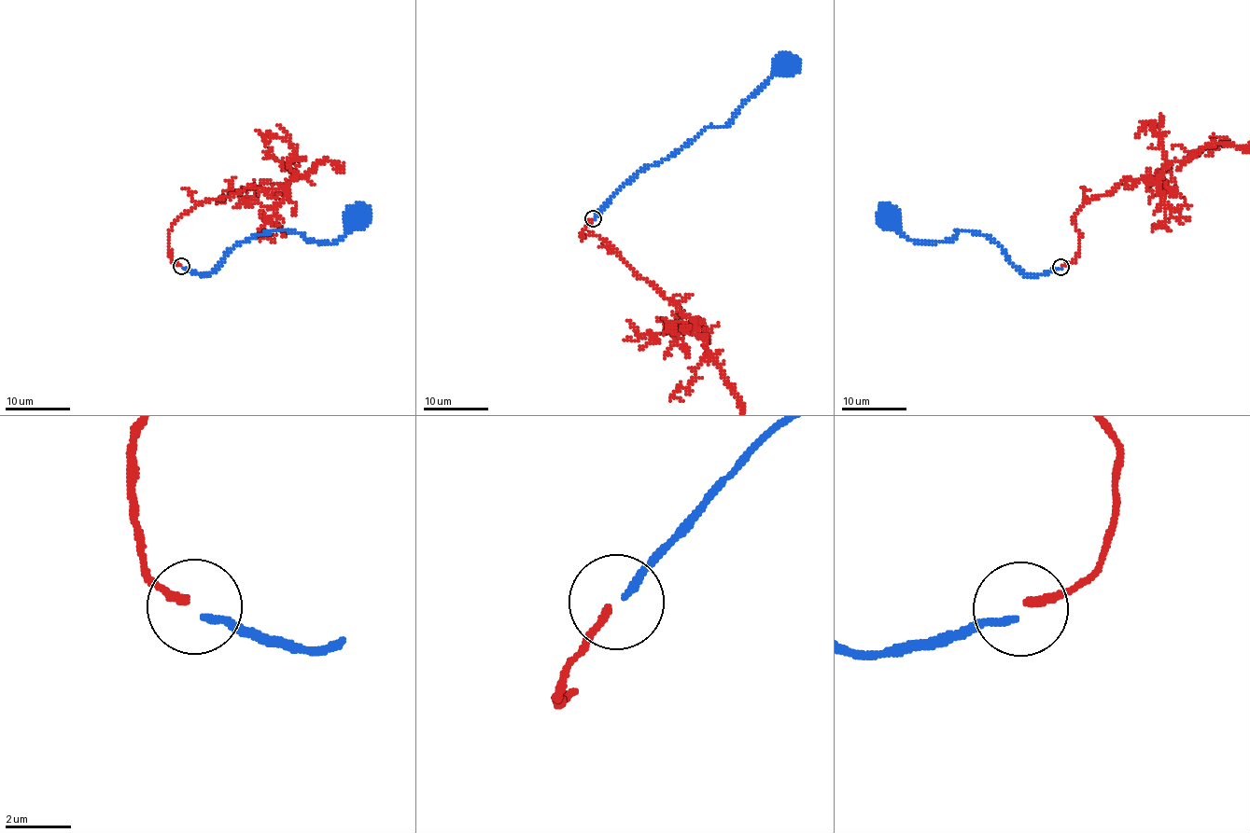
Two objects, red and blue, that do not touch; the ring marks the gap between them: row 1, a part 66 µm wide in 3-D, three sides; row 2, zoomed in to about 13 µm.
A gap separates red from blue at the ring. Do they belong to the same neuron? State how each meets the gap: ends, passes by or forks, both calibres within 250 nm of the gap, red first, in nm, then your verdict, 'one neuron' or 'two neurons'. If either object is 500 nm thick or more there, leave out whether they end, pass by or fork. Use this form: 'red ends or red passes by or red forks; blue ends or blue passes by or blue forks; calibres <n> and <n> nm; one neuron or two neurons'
red ends; blue ends; calibres 240 and 240 nm; two neurons

